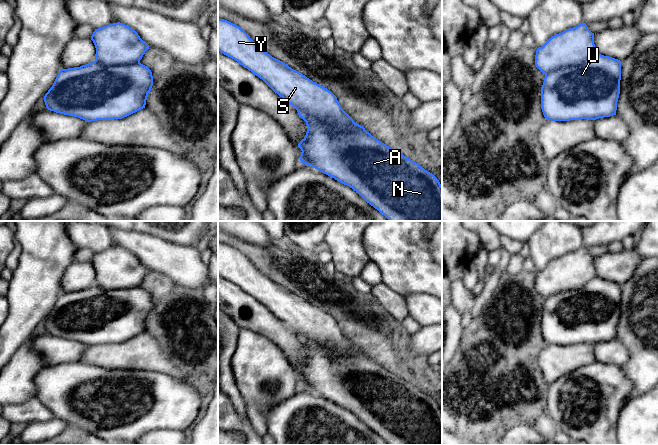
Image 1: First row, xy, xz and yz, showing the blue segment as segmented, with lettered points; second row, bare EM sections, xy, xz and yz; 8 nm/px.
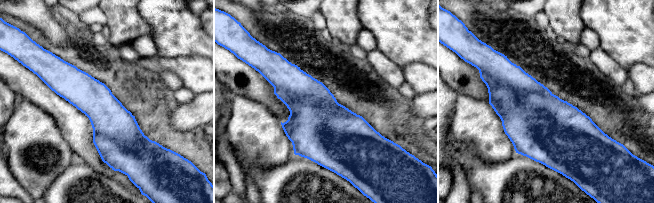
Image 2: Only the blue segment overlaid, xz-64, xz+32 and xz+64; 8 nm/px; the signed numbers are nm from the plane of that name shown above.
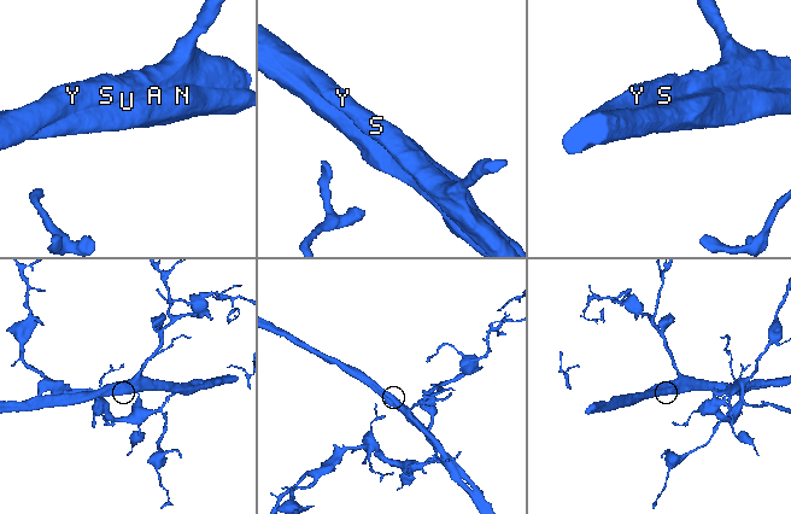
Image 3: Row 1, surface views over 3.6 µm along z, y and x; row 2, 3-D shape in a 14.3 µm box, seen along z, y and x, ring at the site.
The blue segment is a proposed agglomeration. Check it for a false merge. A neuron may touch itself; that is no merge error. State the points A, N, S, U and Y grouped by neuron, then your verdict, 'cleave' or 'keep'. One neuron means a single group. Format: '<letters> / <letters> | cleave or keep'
A N U / S Y | cleave

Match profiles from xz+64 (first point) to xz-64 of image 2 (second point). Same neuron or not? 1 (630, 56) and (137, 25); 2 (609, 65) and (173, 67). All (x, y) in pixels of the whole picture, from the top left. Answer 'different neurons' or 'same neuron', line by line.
1: different neurons
2: different neurons

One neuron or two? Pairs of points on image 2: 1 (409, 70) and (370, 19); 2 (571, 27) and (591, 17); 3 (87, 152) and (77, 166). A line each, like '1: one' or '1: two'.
1: two
2: two
3: two

